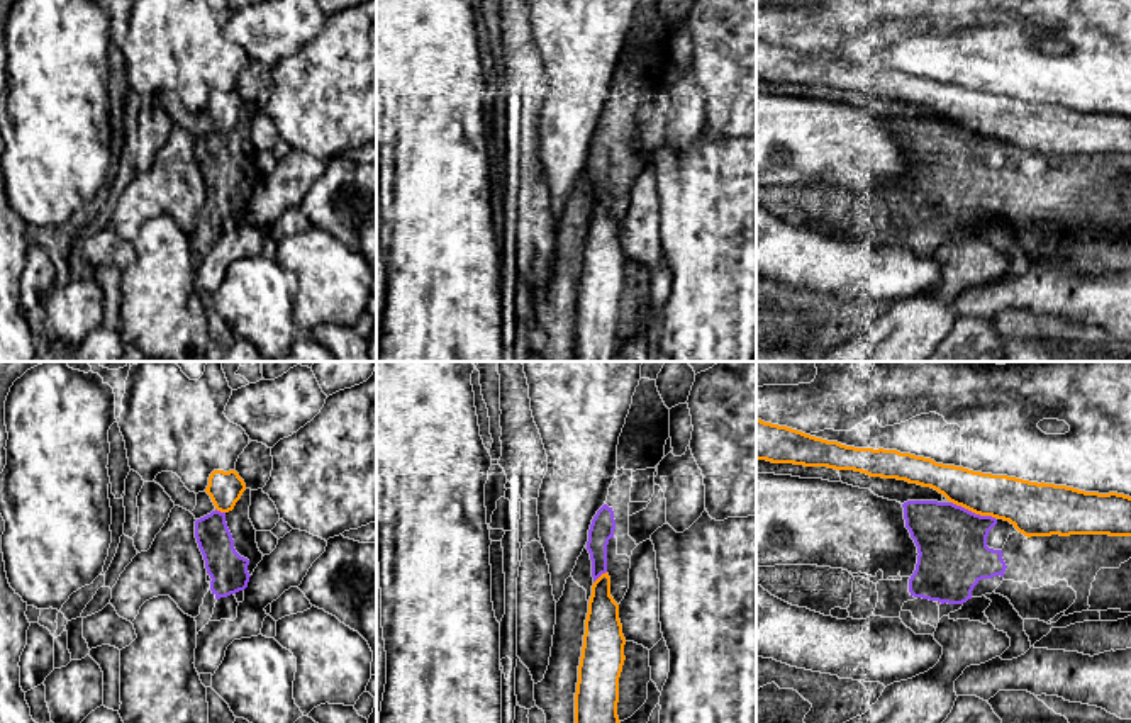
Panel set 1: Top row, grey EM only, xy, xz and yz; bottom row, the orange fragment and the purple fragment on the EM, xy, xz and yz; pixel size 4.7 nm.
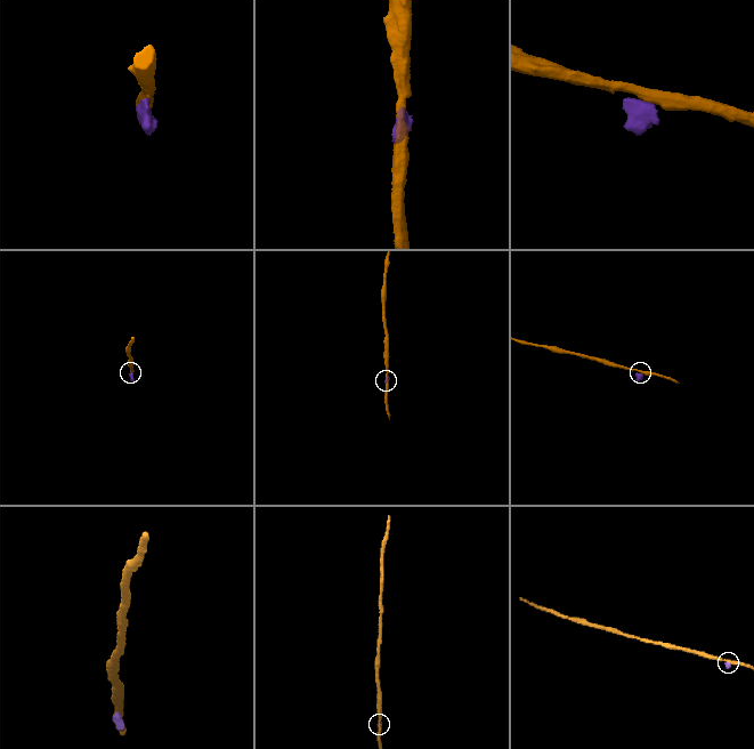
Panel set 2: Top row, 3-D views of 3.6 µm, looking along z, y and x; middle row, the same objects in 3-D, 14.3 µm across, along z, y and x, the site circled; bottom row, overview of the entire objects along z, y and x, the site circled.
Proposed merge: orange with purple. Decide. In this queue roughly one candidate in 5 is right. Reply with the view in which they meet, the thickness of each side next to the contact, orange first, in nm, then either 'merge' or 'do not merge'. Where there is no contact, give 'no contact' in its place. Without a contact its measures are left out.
meets orange in yz; 220 nm thick on the orange side, 340 nm on the other; do not merge

